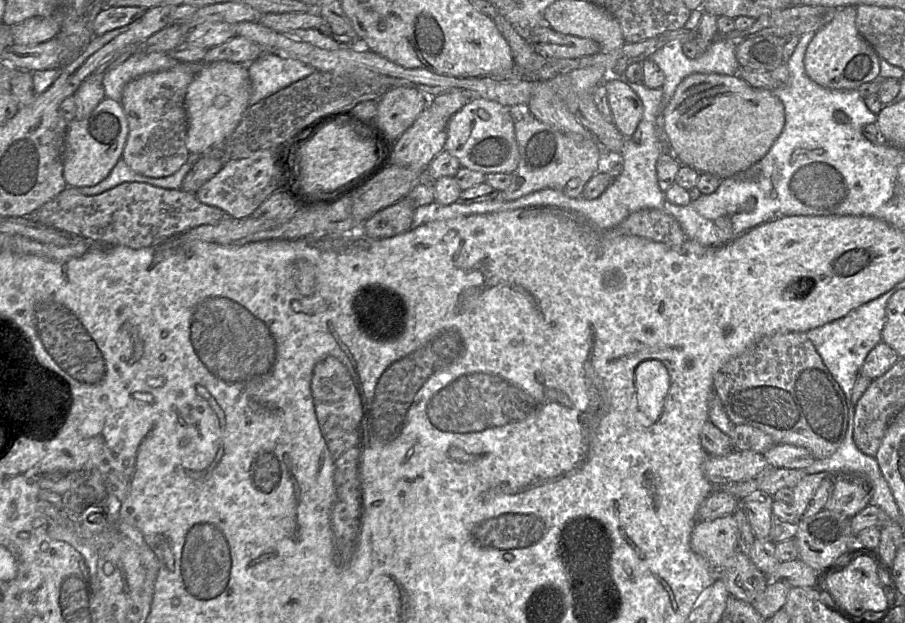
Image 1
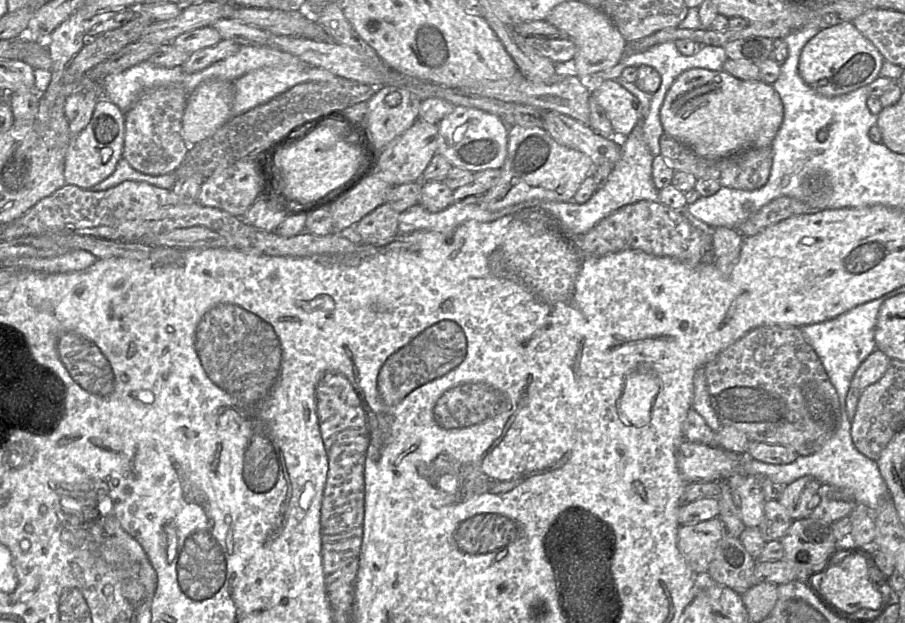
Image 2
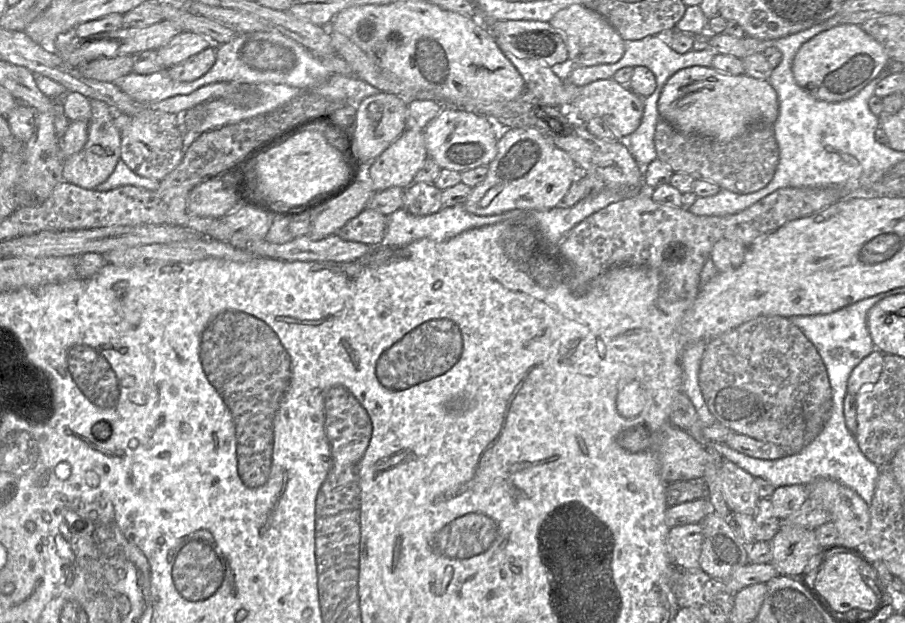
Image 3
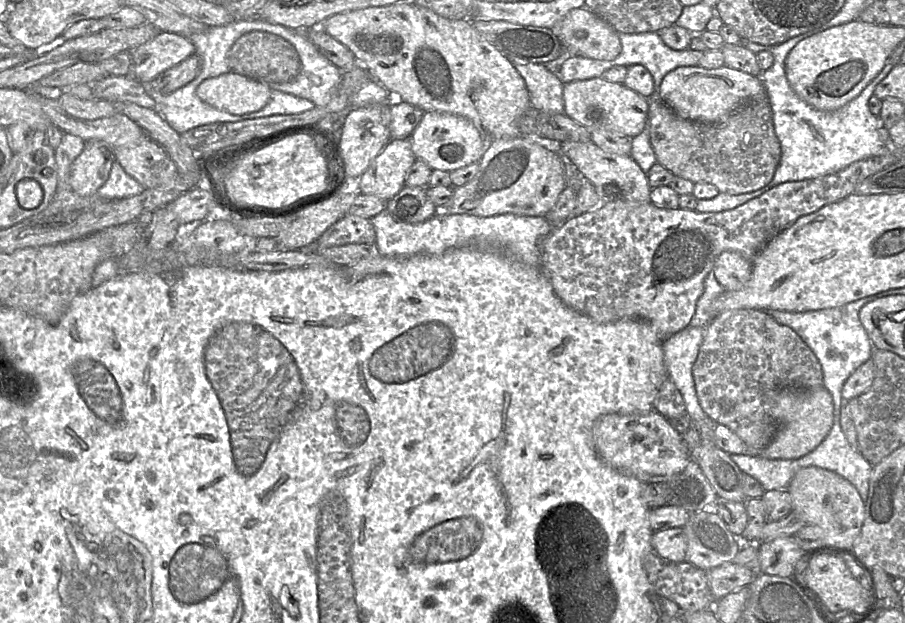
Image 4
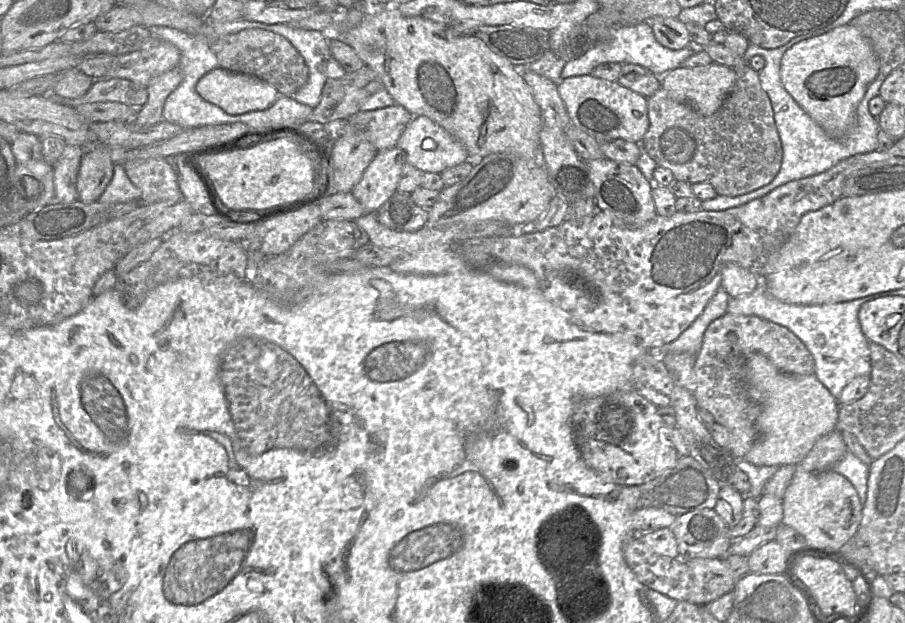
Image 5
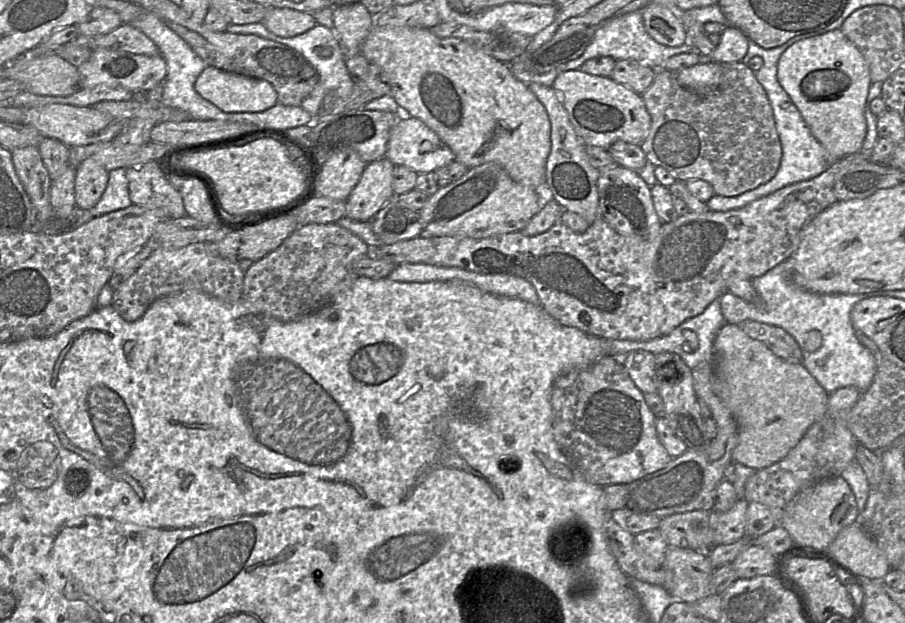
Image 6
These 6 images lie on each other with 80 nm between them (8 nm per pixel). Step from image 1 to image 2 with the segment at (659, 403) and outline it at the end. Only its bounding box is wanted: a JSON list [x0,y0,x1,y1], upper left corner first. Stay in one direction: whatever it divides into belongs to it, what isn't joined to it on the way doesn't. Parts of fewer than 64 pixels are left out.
[619,373,659,426]

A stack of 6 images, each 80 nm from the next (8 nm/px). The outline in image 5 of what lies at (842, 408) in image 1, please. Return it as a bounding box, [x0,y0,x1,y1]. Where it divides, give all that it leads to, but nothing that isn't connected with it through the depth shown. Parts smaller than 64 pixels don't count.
[692,312,815,459]

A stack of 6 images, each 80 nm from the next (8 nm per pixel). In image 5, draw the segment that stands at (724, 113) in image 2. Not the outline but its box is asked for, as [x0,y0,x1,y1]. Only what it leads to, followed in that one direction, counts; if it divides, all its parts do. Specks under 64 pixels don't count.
[661,62,736,116]

